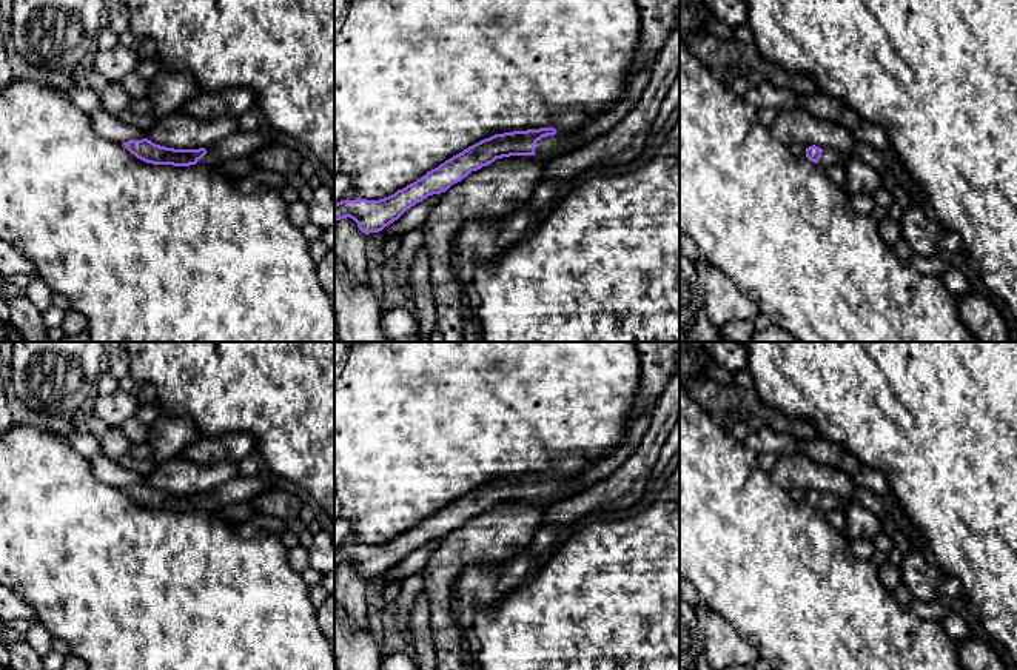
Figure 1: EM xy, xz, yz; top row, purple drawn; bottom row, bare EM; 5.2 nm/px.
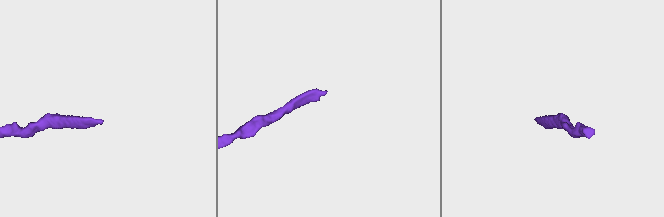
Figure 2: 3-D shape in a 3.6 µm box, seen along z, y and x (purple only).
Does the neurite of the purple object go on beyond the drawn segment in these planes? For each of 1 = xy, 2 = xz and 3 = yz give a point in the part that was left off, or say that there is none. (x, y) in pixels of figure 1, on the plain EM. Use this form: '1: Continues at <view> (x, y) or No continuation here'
1: Continues at xy (241, 489)
2: Continues at xz (550, 492)
3: Continues at yz (828, 502)

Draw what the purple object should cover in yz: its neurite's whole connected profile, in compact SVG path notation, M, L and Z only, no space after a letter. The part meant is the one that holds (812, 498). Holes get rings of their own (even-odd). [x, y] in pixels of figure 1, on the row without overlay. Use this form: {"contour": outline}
{"contour": "M815 490L806 493L806 502L814 507L820 508L824 514L834 508L841 508L844 501L834 494L821 494Z"}

